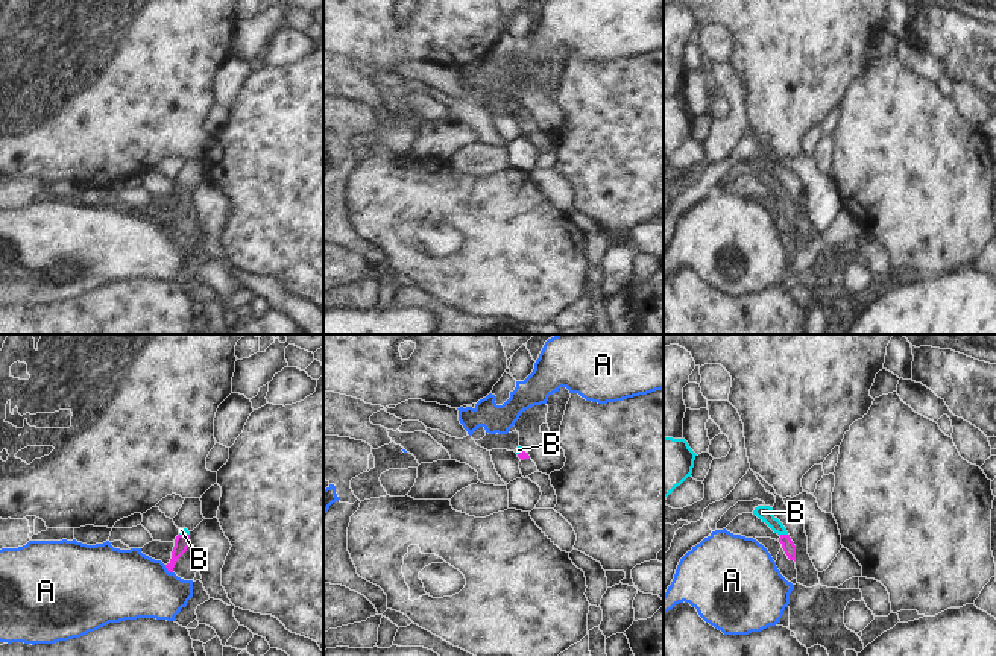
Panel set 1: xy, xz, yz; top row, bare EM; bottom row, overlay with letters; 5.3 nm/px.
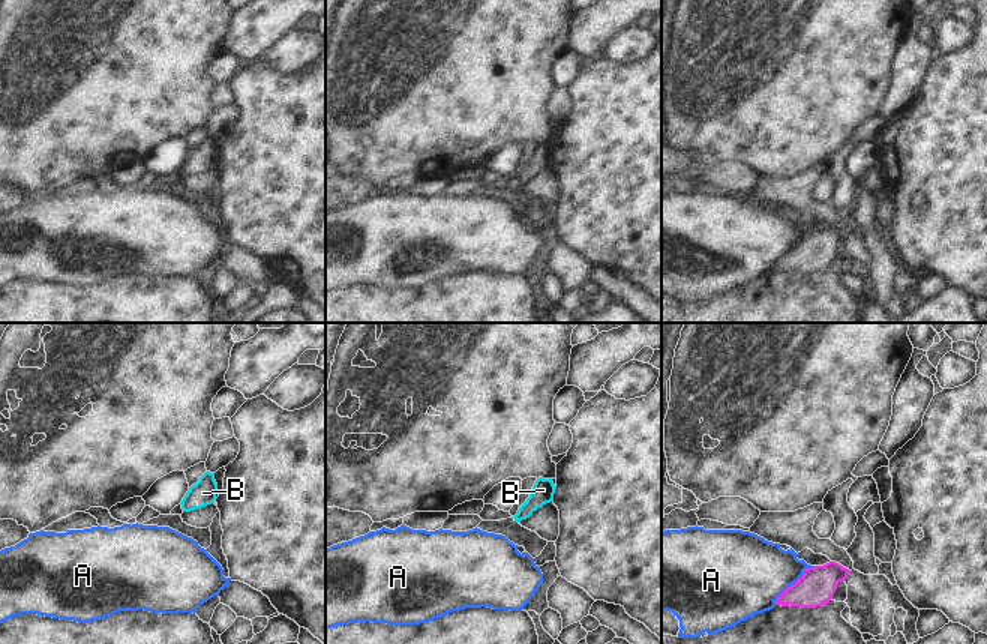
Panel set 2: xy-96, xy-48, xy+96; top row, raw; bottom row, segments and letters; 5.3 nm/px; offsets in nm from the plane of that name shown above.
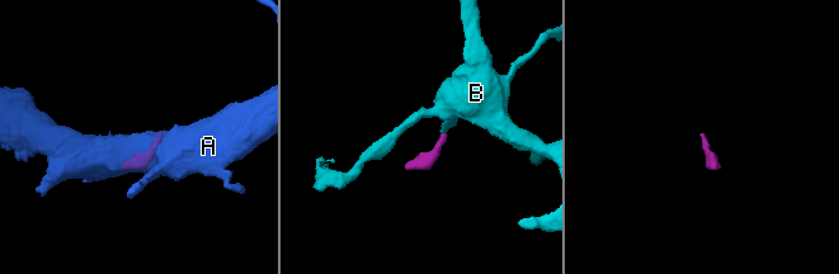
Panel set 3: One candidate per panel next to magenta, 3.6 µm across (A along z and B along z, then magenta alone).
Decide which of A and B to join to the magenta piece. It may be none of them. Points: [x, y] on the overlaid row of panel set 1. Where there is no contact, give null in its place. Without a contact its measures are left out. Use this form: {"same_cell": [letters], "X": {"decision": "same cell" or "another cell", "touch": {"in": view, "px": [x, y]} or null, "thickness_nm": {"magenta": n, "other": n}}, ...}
{"same_cell": ["B"], "A": {"decision": "another cell", "touch": {"in": "xy", "px": [167, 570]}, "thickness_nm": {"magenta": 80, "other": 360}}, "B": {"decision": "same cell", "touch": {"in": "yz", "px": [782, 535]}, "thickness_nm": {"magenta": 70, "other": 80}}}

